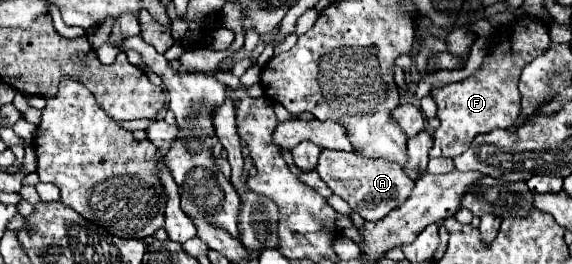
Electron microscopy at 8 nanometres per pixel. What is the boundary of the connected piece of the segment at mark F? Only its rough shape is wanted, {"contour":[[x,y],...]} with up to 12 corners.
{"contour":[[518,19],[472,77],[432,89],[442,125],[430,157],[510,129],[520,73],[550,49],[548,27]]}

